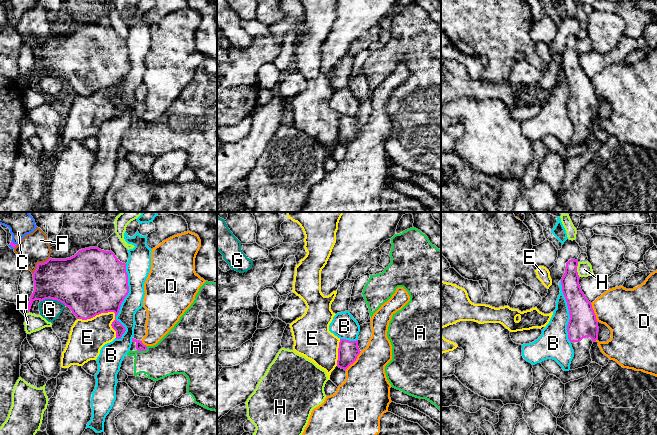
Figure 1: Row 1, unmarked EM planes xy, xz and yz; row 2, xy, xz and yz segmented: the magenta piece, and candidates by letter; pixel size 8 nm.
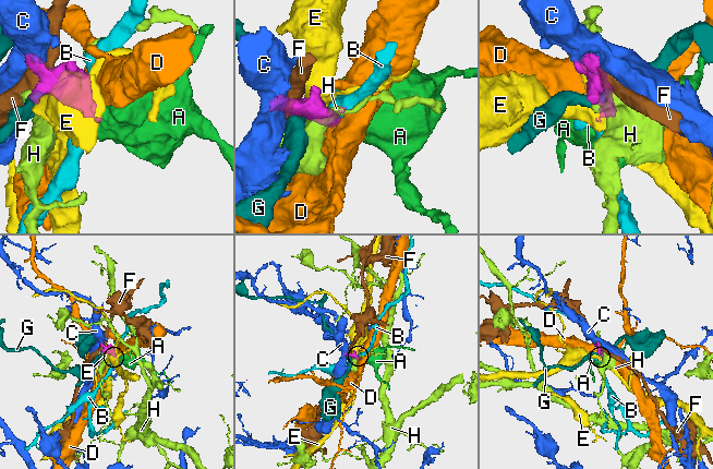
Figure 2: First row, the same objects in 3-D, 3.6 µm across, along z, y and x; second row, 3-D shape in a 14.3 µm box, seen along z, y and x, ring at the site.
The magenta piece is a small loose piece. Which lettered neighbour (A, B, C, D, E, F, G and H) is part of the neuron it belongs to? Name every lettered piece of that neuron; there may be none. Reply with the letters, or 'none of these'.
A

